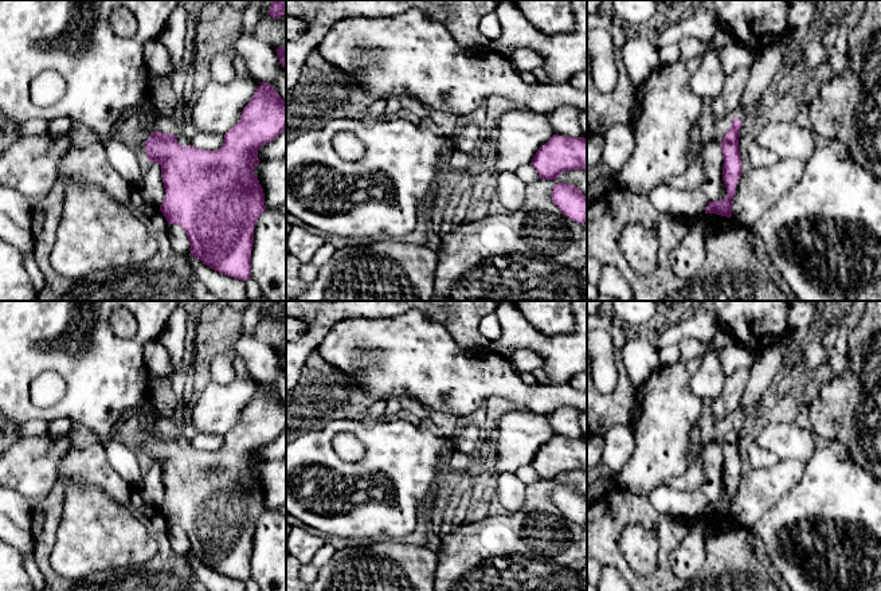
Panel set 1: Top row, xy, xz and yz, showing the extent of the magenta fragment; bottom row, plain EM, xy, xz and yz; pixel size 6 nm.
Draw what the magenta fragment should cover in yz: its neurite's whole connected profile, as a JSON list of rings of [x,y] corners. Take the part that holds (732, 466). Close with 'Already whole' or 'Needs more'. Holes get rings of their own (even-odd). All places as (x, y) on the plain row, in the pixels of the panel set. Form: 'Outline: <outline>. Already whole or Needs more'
Outline: [[[733,419],[732,427],[725,434],[721,442],[723,453],[723,482],[727,489],[727,498],[716,502],[709,502],[705,514],[717,514],[721,517],[732,517],[732,500],[736,497],[736,486],[741,477],[743,462],[739,450],[740,427],[743,423]]]. Already whole

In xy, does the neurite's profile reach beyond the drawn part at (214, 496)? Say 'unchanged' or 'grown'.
unchanged

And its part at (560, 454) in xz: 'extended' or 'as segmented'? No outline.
as segmented

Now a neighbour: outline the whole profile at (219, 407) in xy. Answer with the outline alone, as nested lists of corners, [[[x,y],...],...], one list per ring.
[[[235,379],[230,384],[211,380],[197,398],[191,422],[199,434],[224,437],[239,423],[255,391],[255,379]]]

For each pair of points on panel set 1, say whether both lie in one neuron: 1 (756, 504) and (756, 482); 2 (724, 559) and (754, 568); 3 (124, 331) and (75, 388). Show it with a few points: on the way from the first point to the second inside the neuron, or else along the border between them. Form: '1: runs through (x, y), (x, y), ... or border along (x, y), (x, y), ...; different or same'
1: runs through (756, 498), (756, 488); same
2: runs through (731, 566), (733, 568), (747, 568); same
3: border along (110, 314), (110, 328), (120, 337), (136, 333); different

